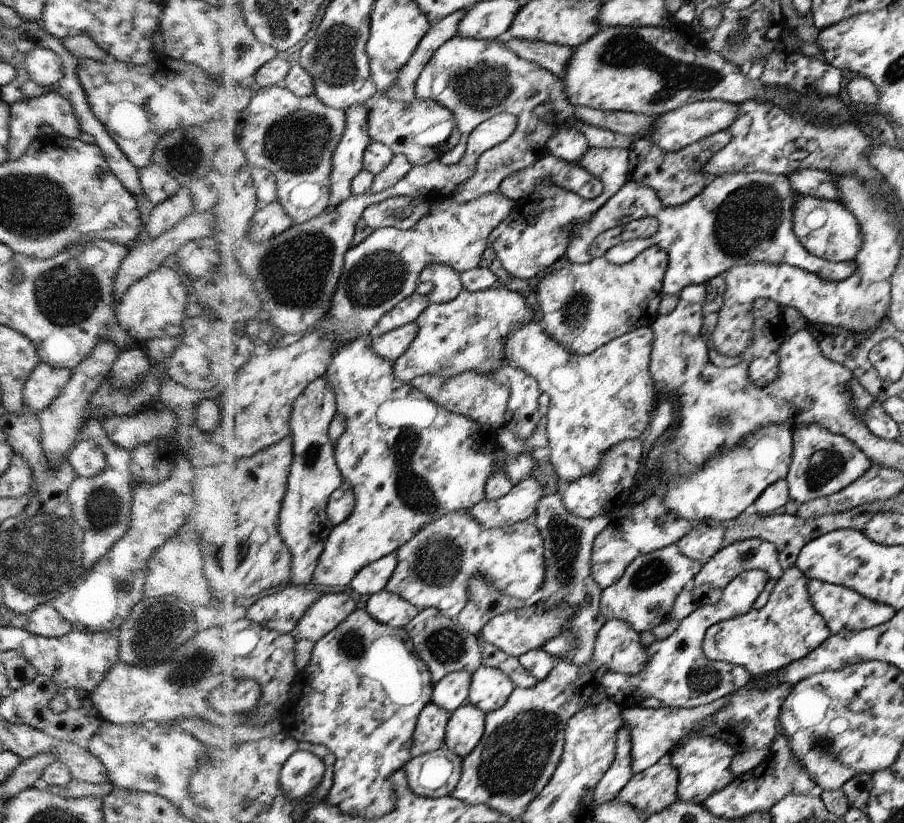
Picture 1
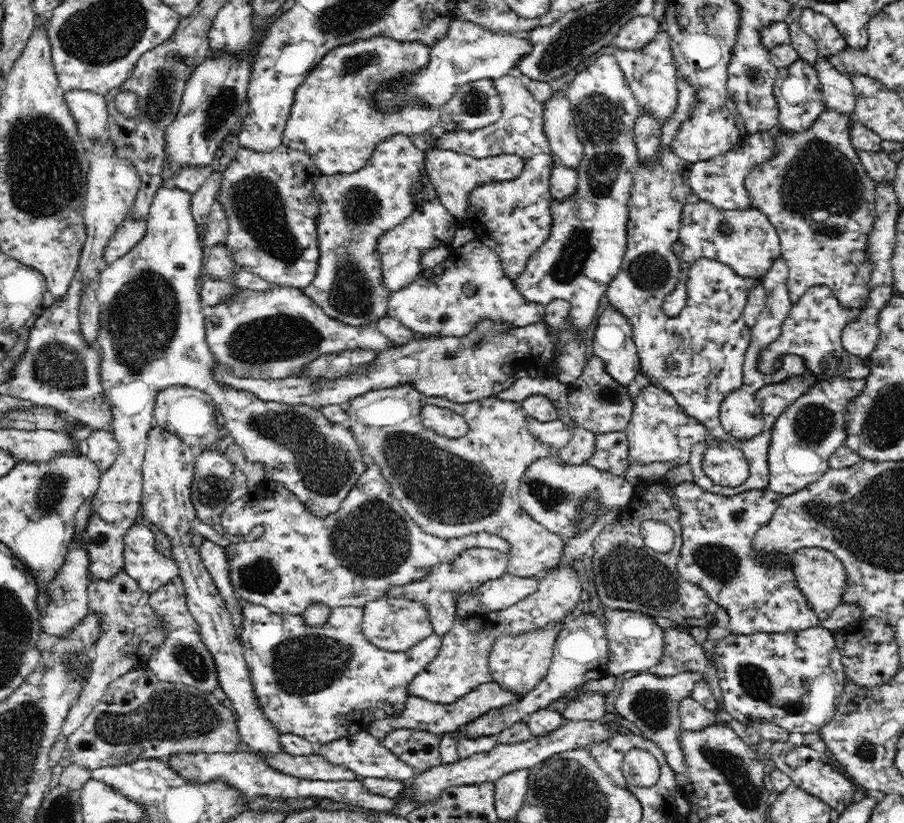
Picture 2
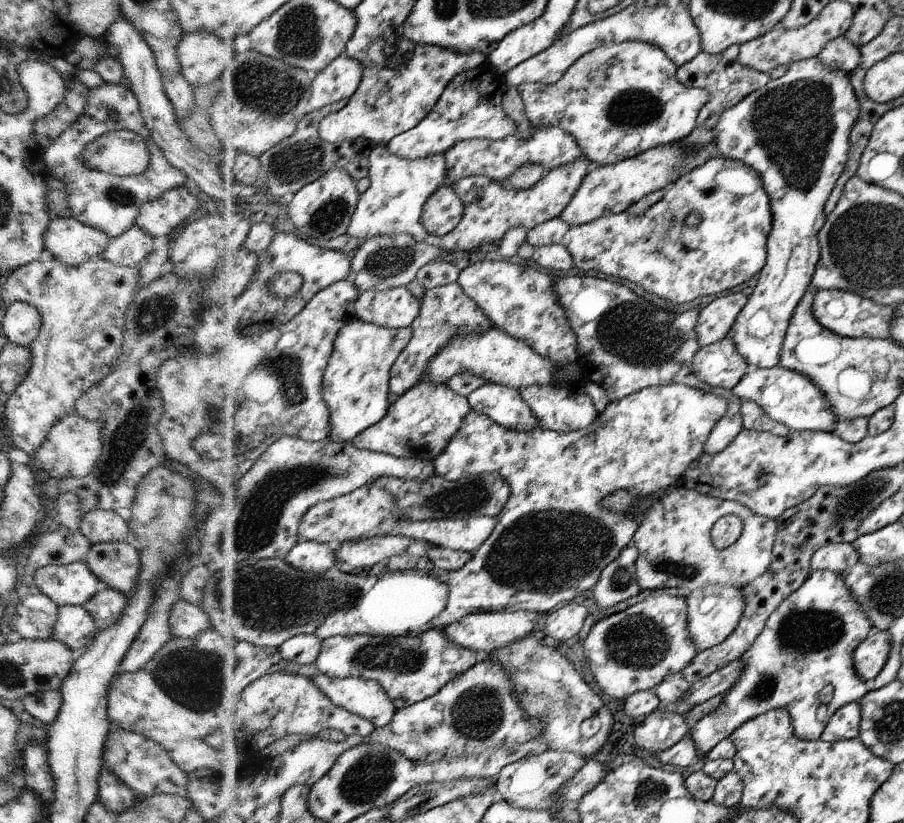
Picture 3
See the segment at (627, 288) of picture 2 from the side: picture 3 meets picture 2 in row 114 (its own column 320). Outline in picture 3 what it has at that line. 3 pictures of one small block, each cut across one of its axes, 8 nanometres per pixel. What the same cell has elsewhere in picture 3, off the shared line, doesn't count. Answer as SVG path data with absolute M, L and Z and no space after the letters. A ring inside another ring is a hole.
M209 629L194 639L170 640L144 664L144 668L117 675L108 692L108 719L120 729L140 734L160 745L186 773L200 768L219 769L229 757L220 756L204 738L221 725L234 725L244 692L259 679L276 672L312 678L334 704L364 716L377 728L391 724L399 712L378 680L332 678L324 674L317 663L302 665L286 660L281 648L263 648L235 636L220 636L216 630Z

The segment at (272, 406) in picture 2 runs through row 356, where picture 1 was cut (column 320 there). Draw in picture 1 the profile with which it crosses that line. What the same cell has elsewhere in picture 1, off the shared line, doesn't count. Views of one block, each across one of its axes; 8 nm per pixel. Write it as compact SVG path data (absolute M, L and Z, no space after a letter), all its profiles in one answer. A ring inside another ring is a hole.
M280 84L257 88L252 104L239 122L238 143L248 155L250 166L274 172L279 182L279 201L296 225L310 222L329 210L335 152L348 126L344 109L328 106L316 93L301 97Z

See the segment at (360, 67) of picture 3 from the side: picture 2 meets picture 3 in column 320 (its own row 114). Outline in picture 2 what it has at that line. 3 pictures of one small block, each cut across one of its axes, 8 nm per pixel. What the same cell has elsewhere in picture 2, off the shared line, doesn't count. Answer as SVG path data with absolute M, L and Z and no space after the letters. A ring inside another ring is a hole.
M68 91L65 97L68 100L68 105L70 105L73 118L80 123L79 131L85 141L99 137L100 139L109 138L108 118L110 118L110 108L105 96L90 91Z

